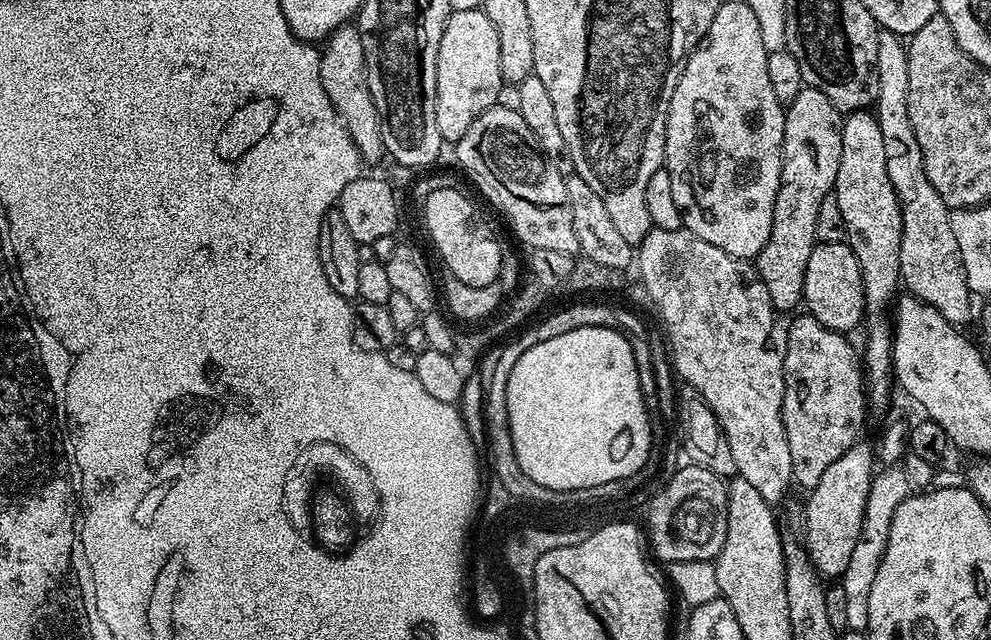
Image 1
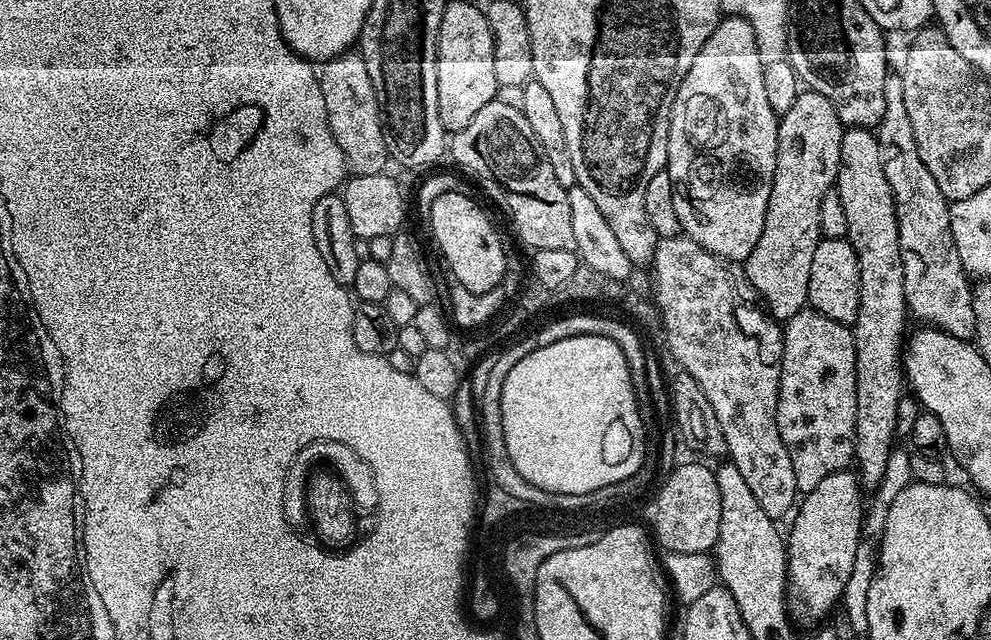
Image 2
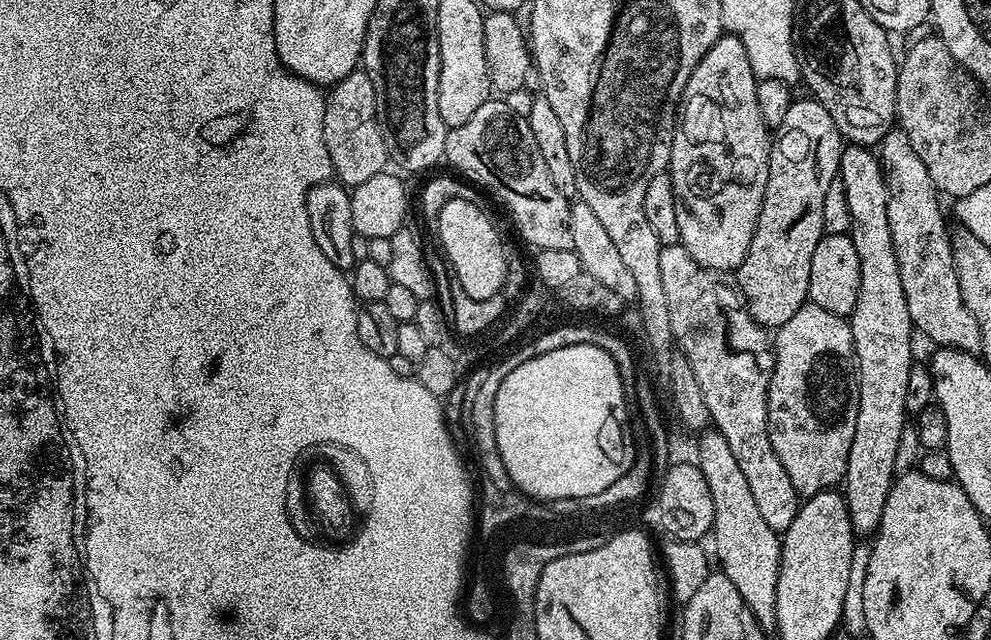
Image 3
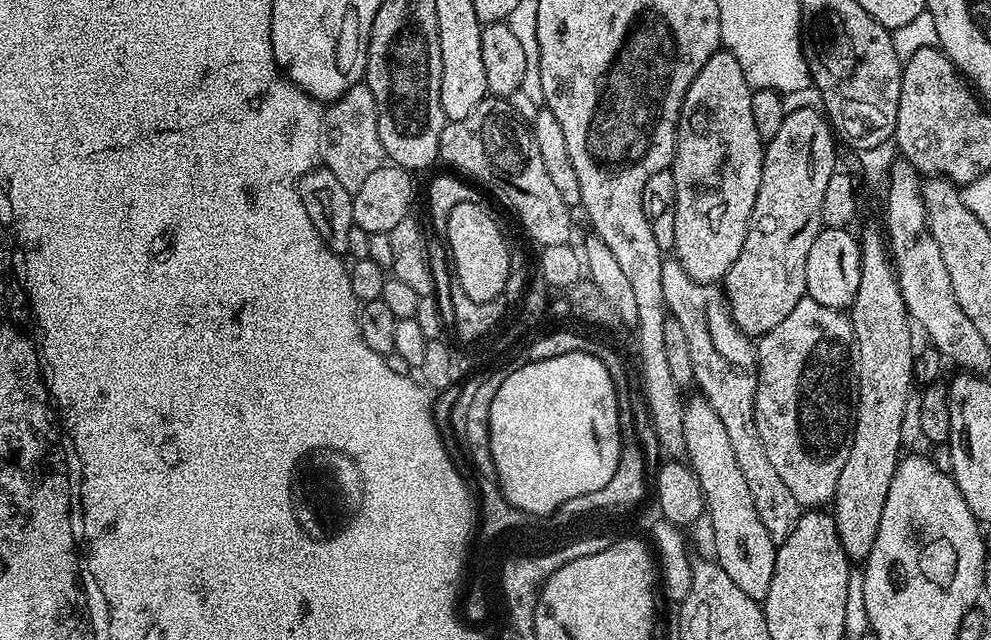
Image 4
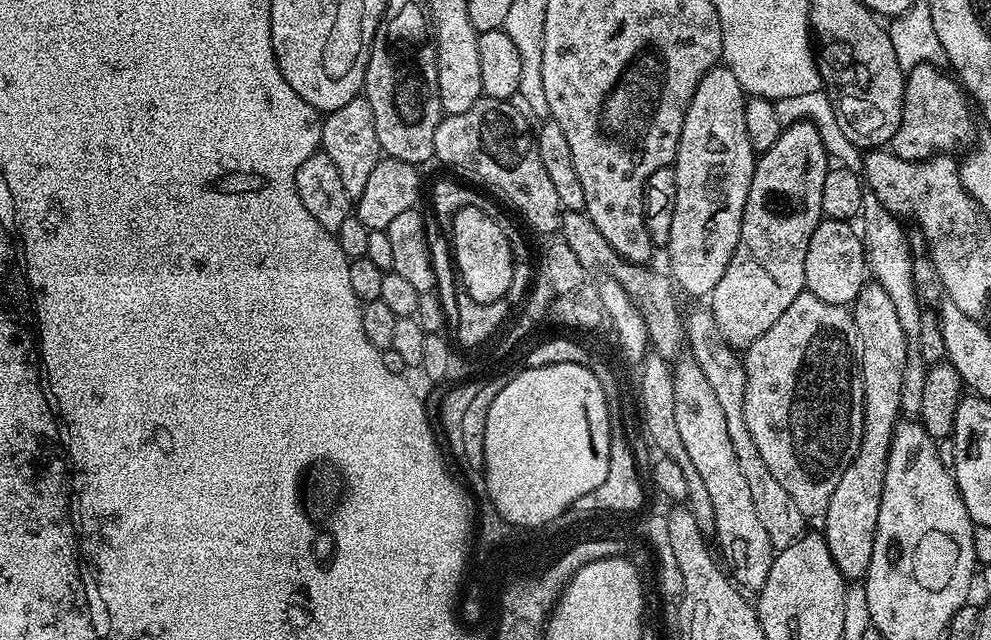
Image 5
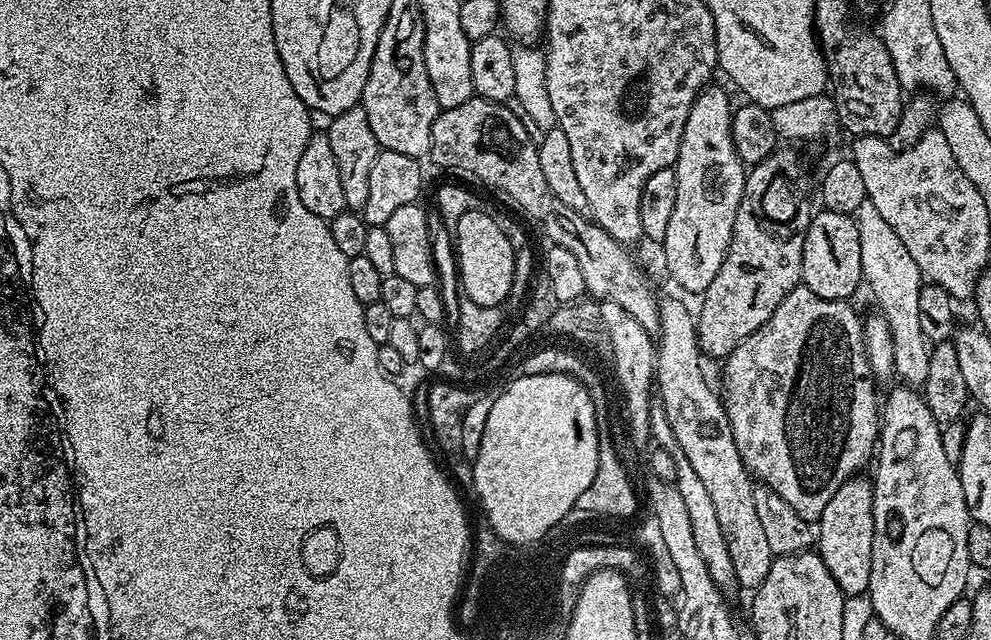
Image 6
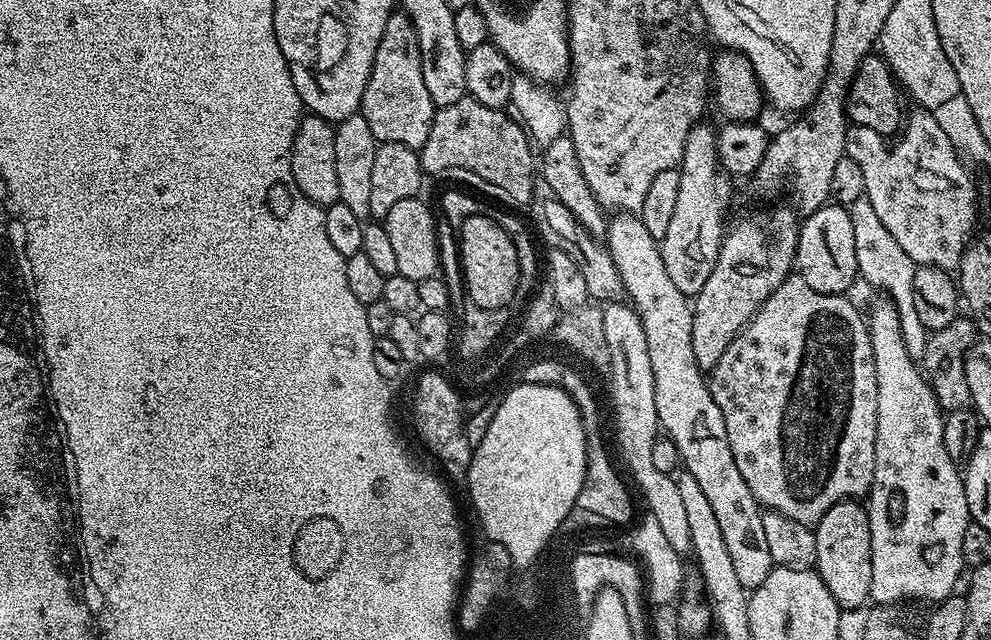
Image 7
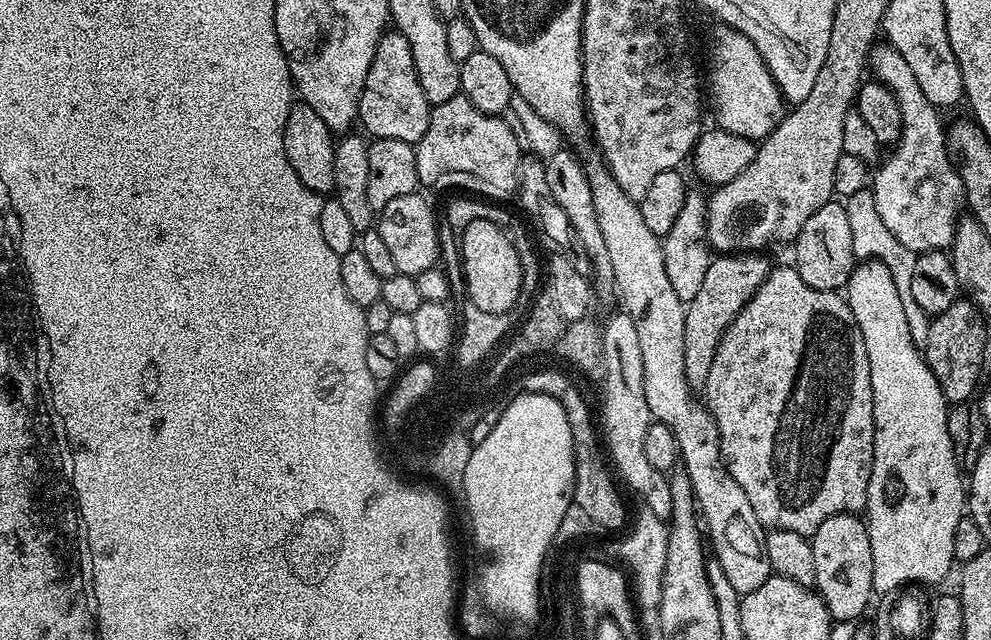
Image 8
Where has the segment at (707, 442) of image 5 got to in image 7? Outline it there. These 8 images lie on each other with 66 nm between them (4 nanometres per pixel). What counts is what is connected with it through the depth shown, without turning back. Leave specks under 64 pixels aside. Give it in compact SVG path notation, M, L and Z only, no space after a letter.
M613 215L608 221L606 247L622 278L627 299L642 322L642 330L646 332L646 350L650 350L650 370L653 371L654 406L658 410L663 435L669 436L674 442L683 471L692 474L706 494L714 510L714 518L718 518L718 527L722 530L722 539L726 542L726 551L738 574L738 582L742 582L744 588L754 589L766 582L766 574L770 574L774 567L770 550L766 546L766 534L762 530L762 505L754 498L754 494L750 494L746 478L742 478L742 474L738 474L738 466L734 466L734 454L730 454L730 440L726 438L726 422L722 419L722 410L718 410L705 373L694 358L693 347L690 346L692 304L689 297L684 296L682 290L674 286L674 282L670 282L670 274L666 274L666 266L662 262L659 243L650 238L650 230L642 226L639 215Z

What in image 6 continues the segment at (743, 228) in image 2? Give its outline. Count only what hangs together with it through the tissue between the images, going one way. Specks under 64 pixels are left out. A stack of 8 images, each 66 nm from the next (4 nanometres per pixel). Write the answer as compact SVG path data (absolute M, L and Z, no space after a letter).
M706 86L696 95L694 106L690 106L690 118L682 130L680 149L676 155L675 169L678 178L678 198L674 198L674 214L670 214L670 226L662 245L664 264L672 280L680 288L696 294L704 293L714 282L714 274L726 258L726 250L732 241L734 218L738 214L738 202L742 202L746 165L740 161L732 141L732 114L734 104L720 88Z

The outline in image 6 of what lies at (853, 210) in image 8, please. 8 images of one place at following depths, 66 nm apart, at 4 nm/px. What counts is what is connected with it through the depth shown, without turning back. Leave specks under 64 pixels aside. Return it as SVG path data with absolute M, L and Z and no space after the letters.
M864 200L862 206L854 213L854 219L858 226L858 246L862 246L862 280L872 291L872 296L876 299L879 311L886 318L890 326L890 336L894 342L894 372L898 377L901 376L903 383L907 387L916 390L926 382L926 374L930 374L930 345L927 338L922 334L922 325L920 323L920 311L918 310L918 294L922 283L922 273L918 262L910 258L910 250L902 246L902 238L894 234L894 230L886 218L882 218L881 212L874 207L874 202Z

